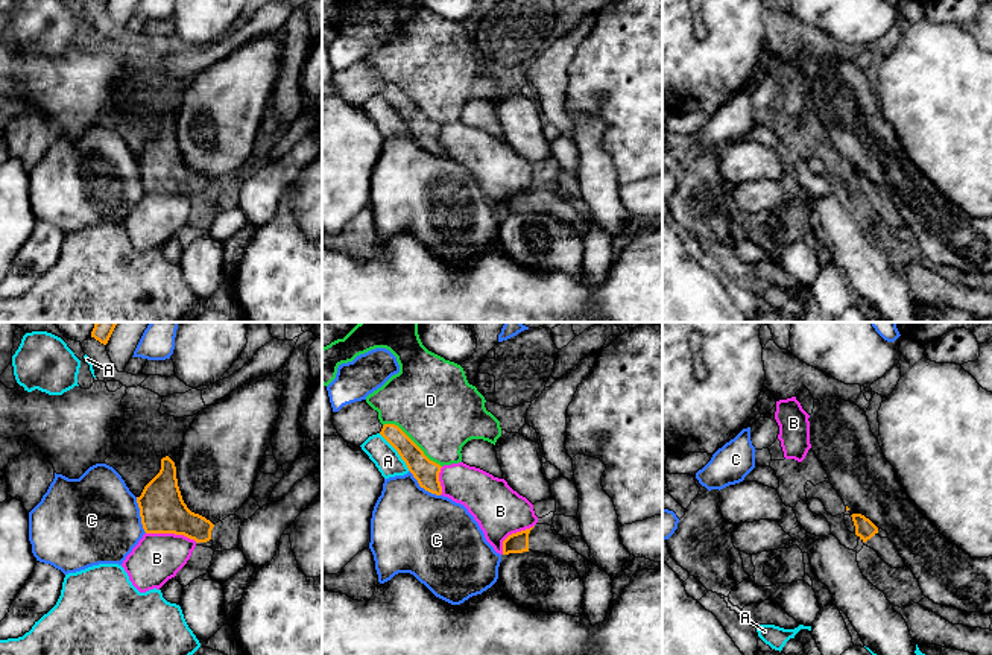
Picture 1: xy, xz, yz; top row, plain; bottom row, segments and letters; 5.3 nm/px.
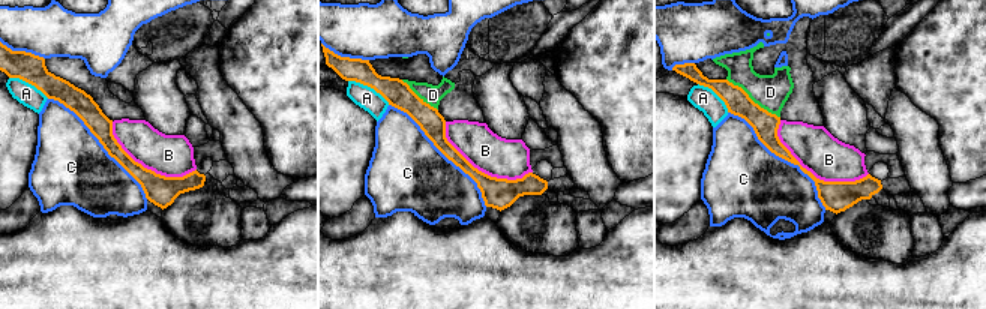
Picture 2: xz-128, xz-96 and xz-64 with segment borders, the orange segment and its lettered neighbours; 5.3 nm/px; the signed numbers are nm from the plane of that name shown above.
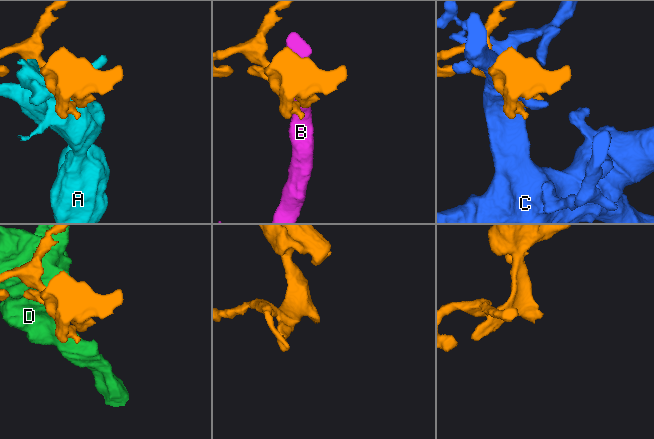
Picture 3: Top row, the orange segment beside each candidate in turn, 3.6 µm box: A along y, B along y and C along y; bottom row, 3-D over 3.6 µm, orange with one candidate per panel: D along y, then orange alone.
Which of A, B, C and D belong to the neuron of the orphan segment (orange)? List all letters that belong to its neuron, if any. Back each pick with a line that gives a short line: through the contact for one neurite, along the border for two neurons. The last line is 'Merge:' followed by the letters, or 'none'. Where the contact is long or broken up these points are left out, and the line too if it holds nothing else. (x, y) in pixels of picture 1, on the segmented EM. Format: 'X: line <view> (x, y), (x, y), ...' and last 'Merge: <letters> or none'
Merge: none

